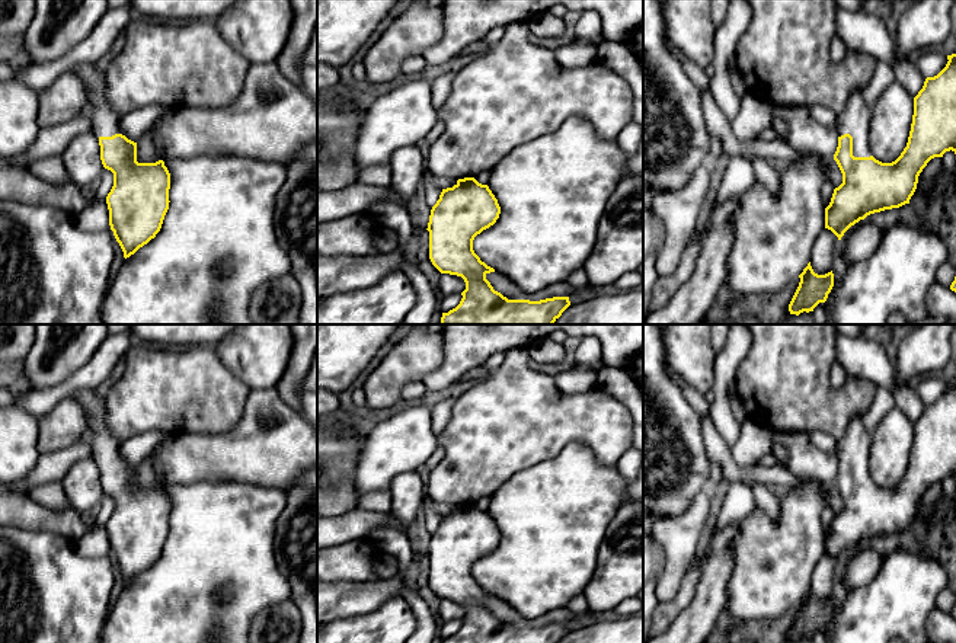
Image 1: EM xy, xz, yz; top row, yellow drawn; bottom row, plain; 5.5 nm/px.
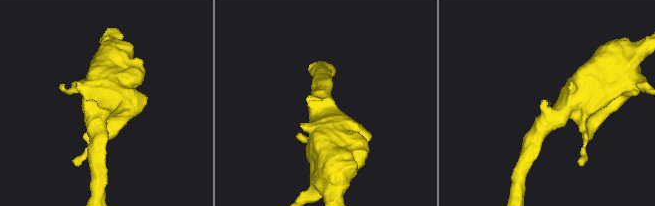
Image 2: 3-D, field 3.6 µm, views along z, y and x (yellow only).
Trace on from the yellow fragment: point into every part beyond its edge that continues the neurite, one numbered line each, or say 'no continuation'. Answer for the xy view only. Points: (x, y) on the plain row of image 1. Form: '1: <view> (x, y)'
1: xy (105, 448)

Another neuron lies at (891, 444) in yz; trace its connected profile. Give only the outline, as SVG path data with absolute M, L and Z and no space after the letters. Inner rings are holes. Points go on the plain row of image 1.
M892 407L880 420L870 439L869 474L882 489L895 487L907 473L914 441L914 423Z

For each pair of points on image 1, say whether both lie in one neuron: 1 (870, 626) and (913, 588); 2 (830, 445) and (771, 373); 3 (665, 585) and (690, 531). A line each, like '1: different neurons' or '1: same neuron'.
1: same neuron
2: different neurons
3: same neuron

